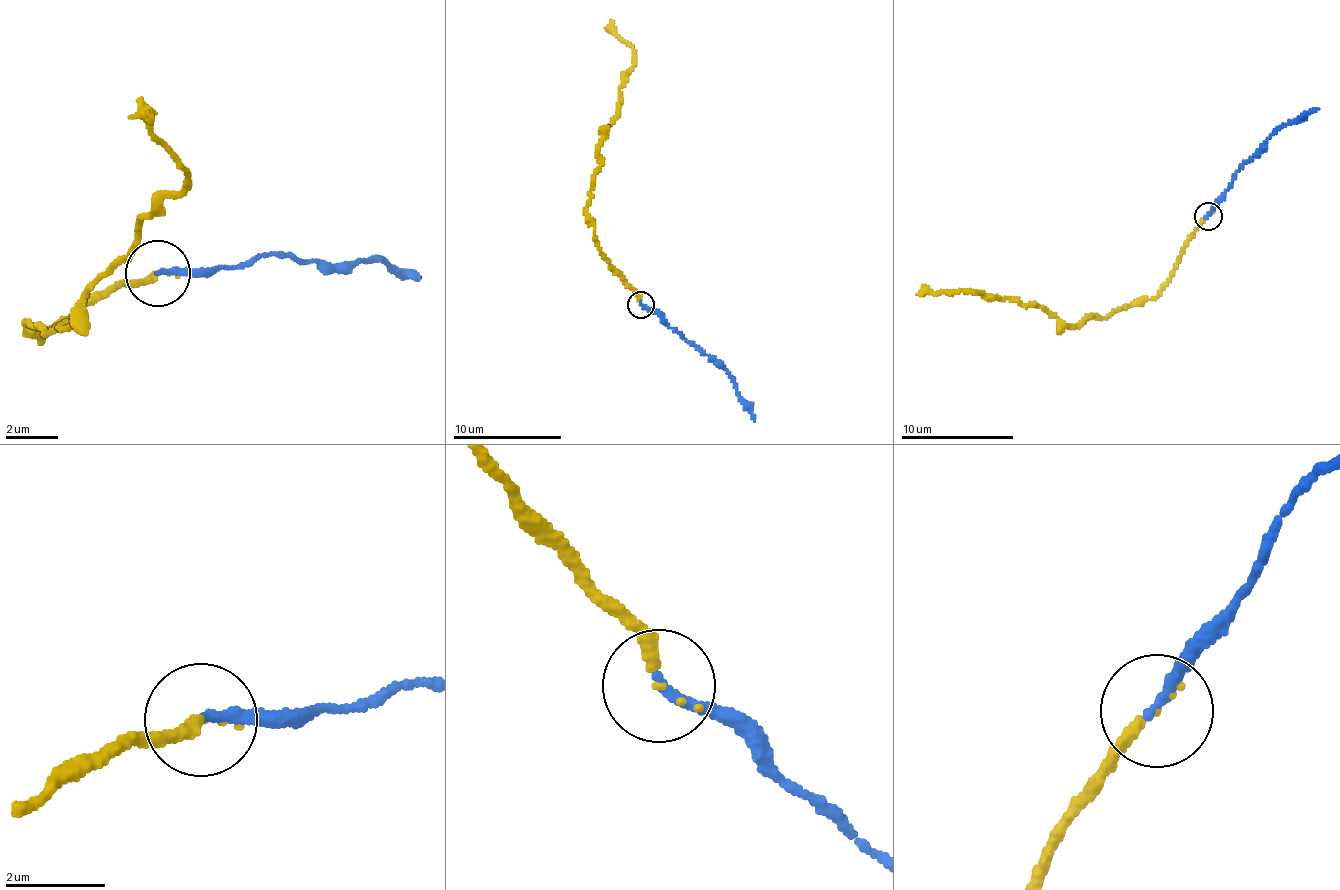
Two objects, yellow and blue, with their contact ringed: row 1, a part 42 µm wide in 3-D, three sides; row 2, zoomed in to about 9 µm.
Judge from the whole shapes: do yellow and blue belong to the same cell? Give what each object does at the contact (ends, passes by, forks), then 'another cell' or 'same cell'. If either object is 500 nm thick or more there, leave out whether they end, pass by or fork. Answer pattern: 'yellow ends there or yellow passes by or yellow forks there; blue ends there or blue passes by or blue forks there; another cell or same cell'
yellow ends there; blue ends there; same cell

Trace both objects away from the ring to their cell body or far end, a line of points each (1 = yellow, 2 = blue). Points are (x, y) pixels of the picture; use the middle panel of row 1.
1: (640, 305), (596, 240), (587, 206), (602, 135), (617, 113), (622, 74), (633, 65), (633, 47), (610, 20)
2: (640, 305), (661, 312), (685, 341), (720, 360), (739, 399), (754, 421)

